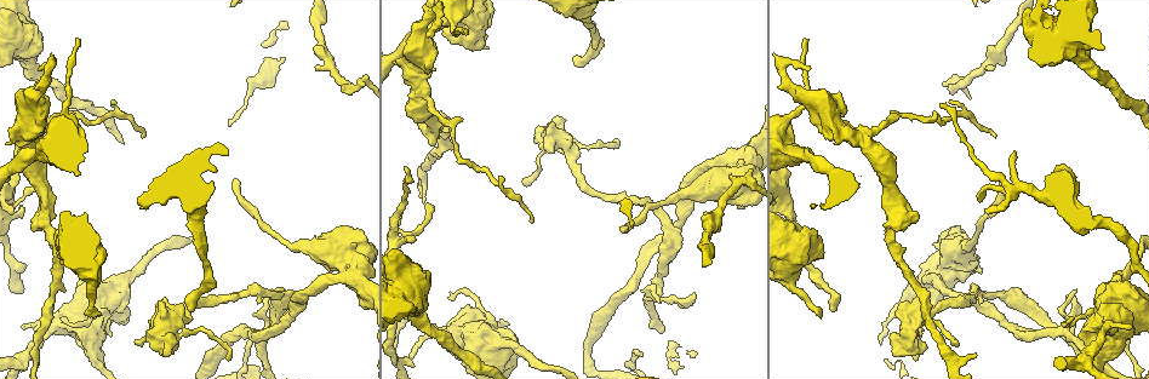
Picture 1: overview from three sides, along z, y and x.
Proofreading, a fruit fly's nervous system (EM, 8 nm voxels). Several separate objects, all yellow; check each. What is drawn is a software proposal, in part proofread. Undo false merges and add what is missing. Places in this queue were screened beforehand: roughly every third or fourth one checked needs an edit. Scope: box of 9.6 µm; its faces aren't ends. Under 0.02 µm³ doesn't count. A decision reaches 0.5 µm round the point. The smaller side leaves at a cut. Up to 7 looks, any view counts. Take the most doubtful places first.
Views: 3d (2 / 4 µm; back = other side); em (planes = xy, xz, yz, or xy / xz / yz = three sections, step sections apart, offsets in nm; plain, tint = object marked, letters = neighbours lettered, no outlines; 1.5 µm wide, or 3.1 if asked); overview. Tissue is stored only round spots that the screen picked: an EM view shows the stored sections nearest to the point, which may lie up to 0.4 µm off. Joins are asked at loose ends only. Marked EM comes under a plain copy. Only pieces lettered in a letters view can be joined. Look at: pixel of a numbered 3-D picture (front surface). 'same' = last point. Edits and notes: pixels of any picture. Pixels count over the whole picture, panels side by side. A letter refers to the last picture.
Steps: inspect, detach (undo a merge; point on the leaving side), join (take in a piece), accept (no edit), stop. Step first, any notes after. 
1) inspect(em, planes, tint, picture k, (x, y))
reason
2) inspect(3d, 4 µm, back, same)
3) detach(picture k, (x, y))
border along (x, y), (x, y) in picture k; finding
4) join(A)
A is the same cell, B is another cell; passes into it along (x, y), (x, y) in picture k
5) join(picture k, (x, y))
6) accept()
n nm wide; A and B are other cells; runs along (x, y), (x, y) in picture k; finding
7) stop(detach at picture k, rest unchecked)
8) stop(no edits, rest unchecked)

inspect(3d, 2 µm, picture 1, (579, 60))
long arm stops here

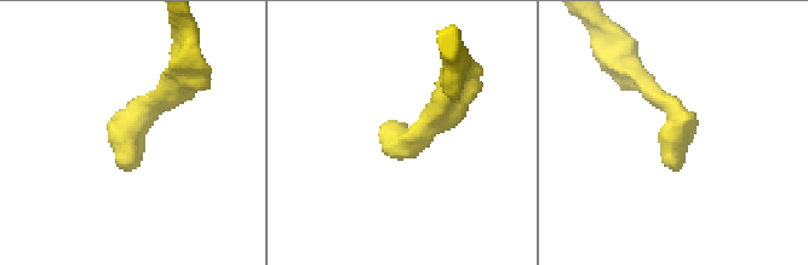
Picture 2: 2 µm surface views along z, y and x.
inspect(em, planes, tint, picture 2, (133, 167))

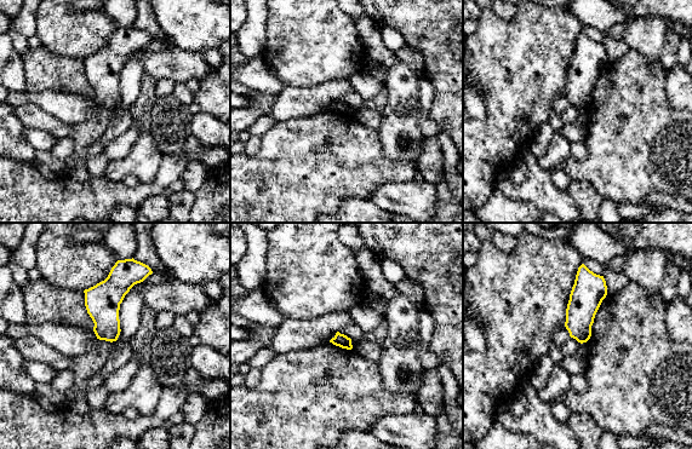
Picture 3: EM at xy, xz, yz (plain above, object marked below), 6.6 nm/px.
inspect(em, planes, letters, same)

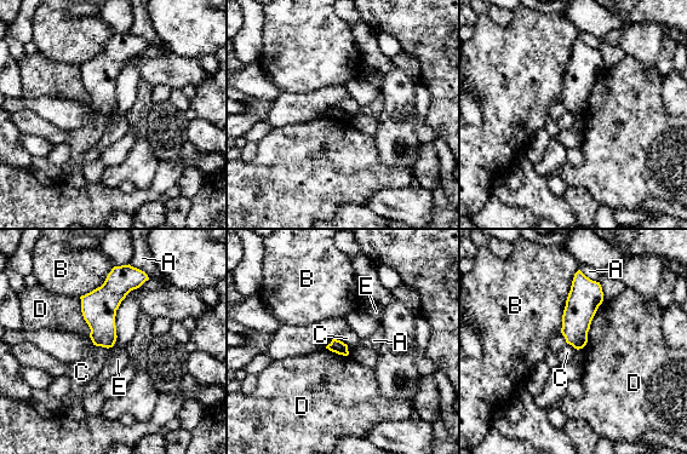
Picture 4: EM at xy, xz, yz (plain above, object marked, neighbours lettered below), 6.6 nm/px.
accept()
A, B, C, D and E are other cells; border along (582, 348), (577, 350) in picture 4; none of them fits

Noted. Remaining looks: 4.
inspect(em, xy, step 8, tint, picture 1, (807, 69))
tapers out

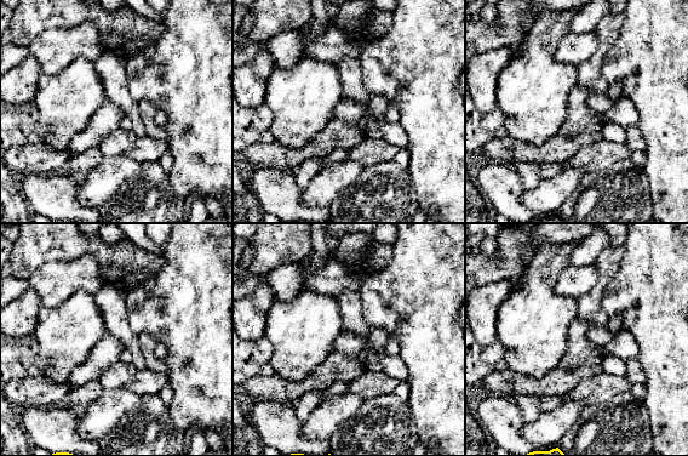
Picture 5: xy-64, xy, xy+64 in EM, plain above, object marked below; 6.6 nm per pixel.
inspect(em, planes, letters, same)

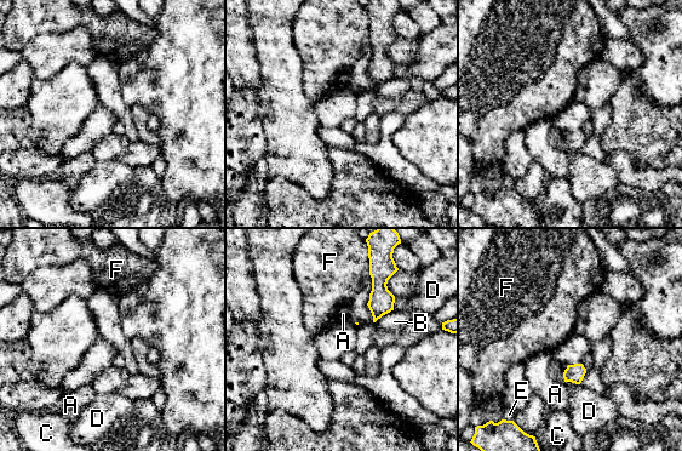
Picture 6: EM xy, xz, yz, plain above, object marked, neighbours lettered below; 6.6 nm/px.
accept()
A, B, C, D, E and F are other cells; border along (567, 381), (580, 383) in picture 6; no lettered piece goes on from it

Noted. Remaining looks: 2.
stop(no edits, rest unchecked)

